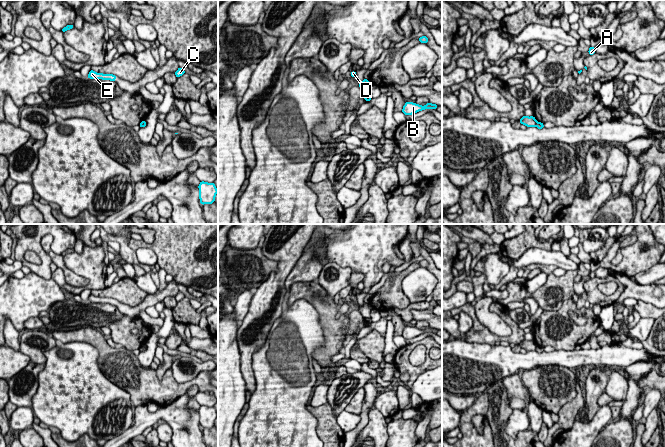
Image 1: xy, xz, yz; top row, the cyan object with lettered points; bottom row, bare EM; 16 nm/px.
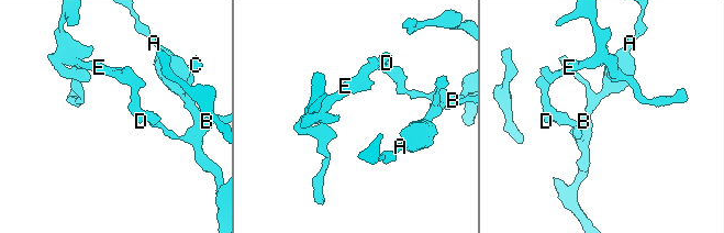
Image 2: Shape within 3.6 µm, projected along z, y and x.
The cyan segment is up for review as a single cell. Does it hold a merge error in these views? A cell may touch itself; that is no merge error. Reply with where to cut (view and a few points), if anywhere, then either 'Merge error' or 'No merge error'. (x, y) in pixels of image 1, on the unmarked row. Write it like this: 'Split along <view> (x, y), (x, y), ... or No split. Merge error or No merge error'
Split along xz (364, 317), (369, 318). Merge error

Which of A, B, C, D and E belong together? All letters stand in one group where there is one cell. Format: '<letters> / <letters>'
A B C / D E

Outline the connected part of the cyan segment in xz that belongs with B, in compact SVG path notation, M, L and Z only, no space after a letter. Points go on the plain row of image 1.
M406 326L405 329L403 330L402 336L405 339L412 339L412 338L417 337L424 333L432 332L432 333L436 334L437 331L438 331L438 329L431 328L431 327L427 327L425 330L421 330L416 327Z

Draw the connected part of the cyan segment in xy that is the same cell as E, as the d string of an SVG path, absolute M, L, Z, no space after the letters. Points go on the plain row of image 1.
M91 293L91 295L89 296L87 302L90 302L90 303L111 304L111 305L115 306L116 299L96 297L96 296L94 296L94 295Z

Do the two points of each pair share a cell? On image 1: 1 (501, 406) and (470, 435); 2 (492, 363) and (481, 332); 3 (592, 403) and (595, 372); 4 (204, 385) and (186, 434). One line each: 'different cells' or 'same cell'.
1: different cells
2: different cells
3: same cell
4: different cells

